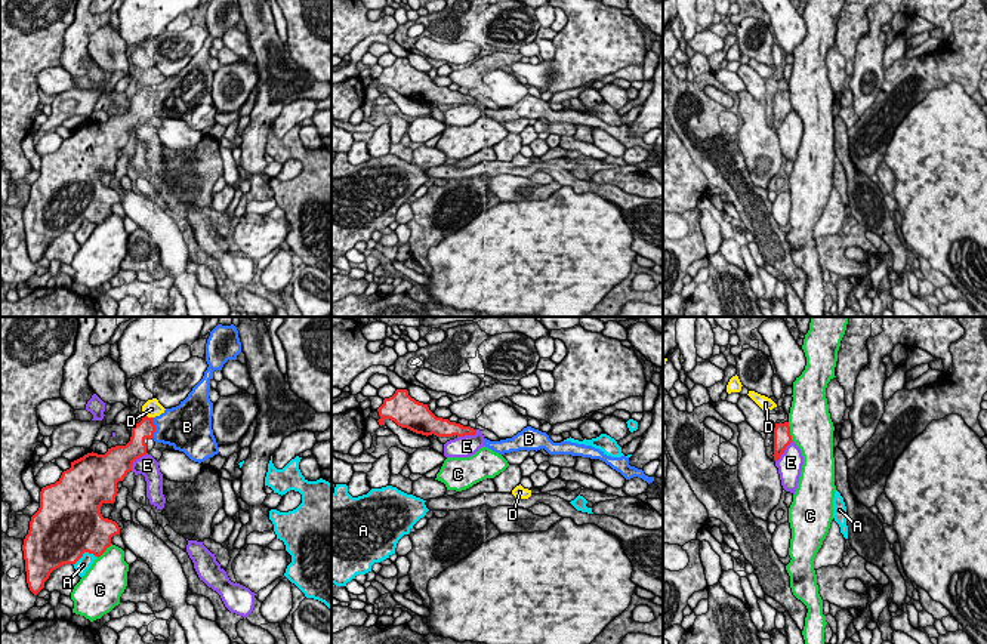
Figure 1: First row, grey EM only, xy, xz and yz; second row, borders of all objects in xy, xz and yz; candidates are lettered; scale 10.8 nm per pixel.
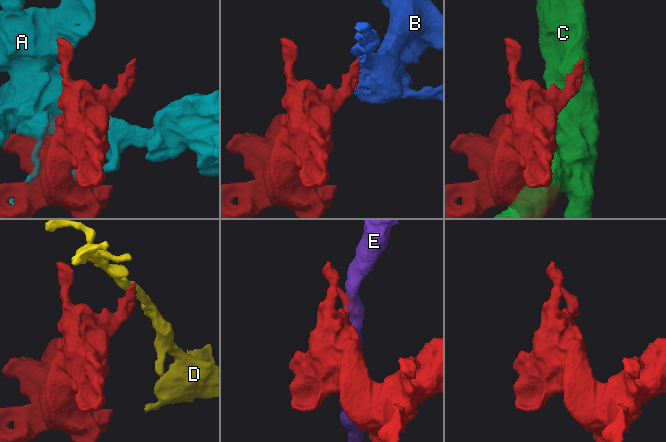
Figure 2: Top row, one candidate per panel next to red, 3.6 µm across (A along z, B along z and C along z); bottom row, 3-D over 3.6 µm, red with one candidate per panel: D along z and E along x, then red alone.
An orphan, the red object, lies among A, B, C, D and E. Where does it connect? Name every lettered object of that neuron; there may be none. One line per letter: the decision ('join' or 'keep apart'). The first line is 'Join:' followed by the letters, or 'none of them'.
Join: B
A: keep apart
B: join
C: keep apart
D: keep apart
E: keep apart

